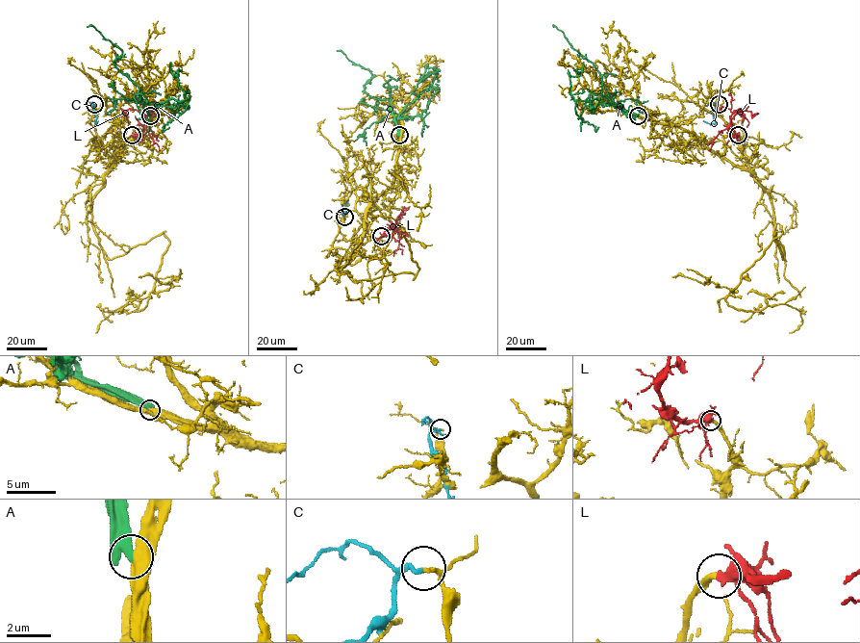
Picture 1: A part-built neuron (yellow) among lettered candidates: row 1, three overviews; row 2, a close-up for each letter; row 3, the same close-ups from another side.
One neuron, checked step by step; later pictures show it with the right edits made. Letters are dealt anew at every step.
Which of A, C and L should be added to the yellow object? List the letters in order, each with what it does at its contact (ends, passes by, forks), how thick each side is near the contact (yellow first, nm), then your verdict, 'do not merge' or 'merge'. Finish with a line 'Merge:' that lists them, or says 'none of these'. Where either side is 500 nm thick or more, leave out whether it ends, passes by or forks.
A: it passes by | 480/280 nm | do not merge
C: it ends | 110/200 nm | do not merge
L: it passes by | 240/300 nm | merge
Merge: L

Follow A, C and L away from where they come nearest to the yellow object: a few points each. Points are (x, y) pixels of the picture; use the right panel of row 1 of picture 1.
A: (638, 115), (621, 110), (602, 94), (599, 72), (572, 47), (564, 33), (553, 26)
C: (719, 104), (713, 113), (716, 122), (703, 121)
L: (738, 135), (732, 135), (728, 125), (741, 109), (748, 122), (746, 126)

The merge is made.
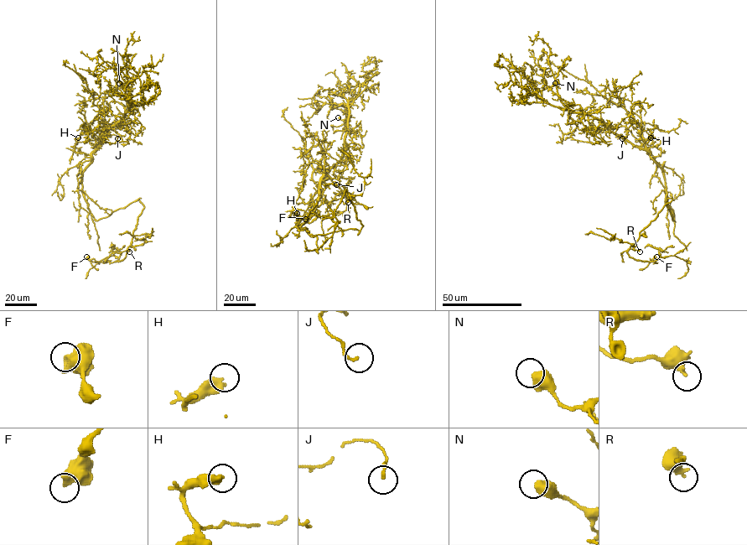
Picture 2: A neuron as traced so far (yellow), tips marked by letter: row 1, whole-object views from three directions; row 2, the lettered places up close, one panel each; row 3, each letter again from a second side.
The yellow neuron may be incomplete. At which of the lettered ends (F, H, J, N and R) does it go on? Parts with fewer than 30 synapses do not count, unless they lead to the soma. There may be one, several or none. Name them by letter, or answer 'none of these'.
none of these

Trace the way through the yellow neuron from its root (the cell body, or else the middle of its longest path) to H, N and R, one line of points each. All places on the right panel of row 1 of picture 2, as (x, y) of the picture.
H: (666, 192), (664, 173), (646, 153), (652, 142), (651, 137)
N: (666, 192), (664, 173), (650, 153), (614, 134), (596, 117), (571, 111), (562, 102), (557, 85), (555, 83)
R: (666, 192), (666, 207), (673, 219), (667, 199), (671, 199), (630, 246), (640, 251)

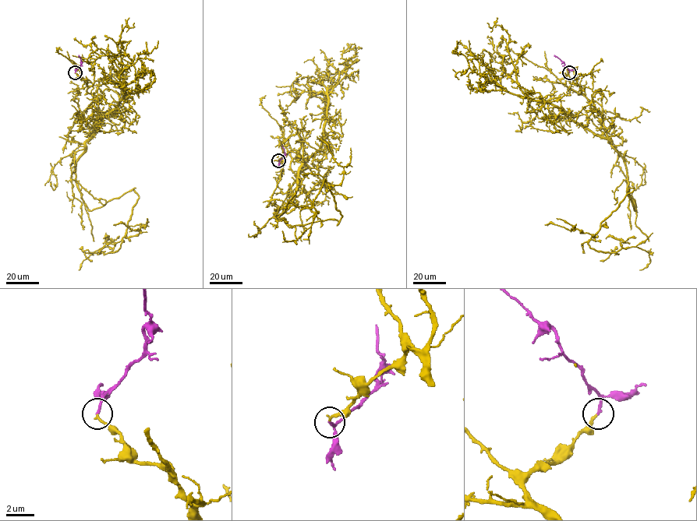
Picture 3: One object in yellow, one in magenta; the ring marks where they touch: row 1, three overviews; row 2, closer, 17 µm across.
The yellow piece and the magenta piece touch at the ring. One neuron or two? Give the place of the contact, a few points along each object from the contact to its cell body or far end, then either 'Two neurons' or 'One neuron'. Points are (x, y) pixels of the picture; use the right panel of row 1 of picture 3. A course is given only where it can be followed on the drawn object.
Place: (569, 72). Course of yellow: (568, 72), (634, 210), (633, 188), (588, 244), (640, 248), (639, 269). Course of magenta: (569, 72), (564, 62), (554, 55). One neuron

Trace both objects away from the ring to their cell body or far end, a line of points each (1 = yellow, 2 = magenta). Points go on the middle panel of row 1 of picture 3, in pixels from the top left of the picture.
1: (278, 160), (288, 152), (297, 178), (280, 220), (342, 216), (324, 179), (312, 224), (296, 240), (282, 230)
2: (278, 160), (284, 155), (281, 146)

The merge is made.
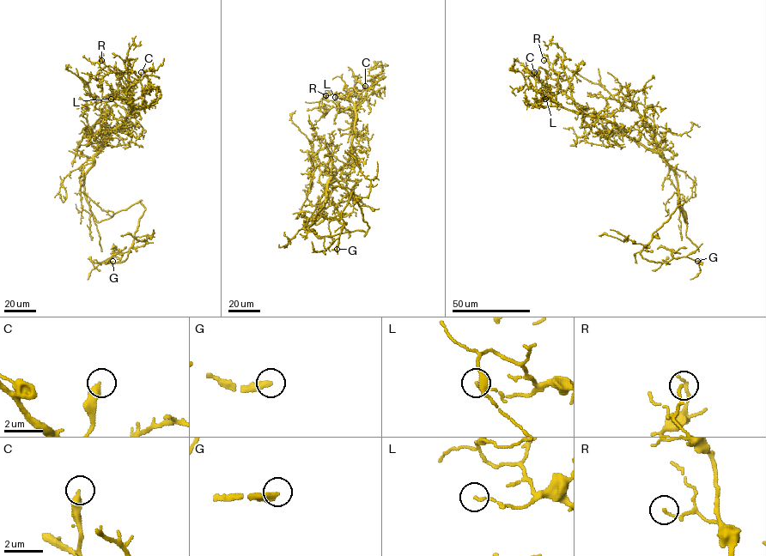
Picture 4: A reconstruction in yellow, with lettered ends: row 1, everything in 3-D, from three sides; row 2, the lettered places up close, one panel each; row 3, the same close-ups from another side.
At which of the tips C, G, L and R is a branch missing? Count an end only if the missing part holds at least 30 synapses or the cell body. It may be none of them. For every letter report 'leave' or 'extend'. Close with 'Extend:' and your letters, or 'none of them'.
C: leave
G: extend
L: leave
R: leave
Extend: G

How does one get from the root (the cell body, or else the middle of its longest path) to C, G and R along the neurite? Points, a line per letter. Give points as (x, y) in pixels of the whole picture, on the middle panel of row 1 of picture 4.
C: (309, 230), (308, 227), (322, 209), (330, 178), (348, 161), (354, 132), (355, 105), (365, 97), (365, 86)
G: (309, 230), (320, 238), (364, 236), (369, 227), (352, 191), (329, 247), (337, 249)
R: (309, 230), (308, 227), (322, 209), (330, 178), (348, 161), (354, 132), (353, 113), (327, 100), (325, 95)

